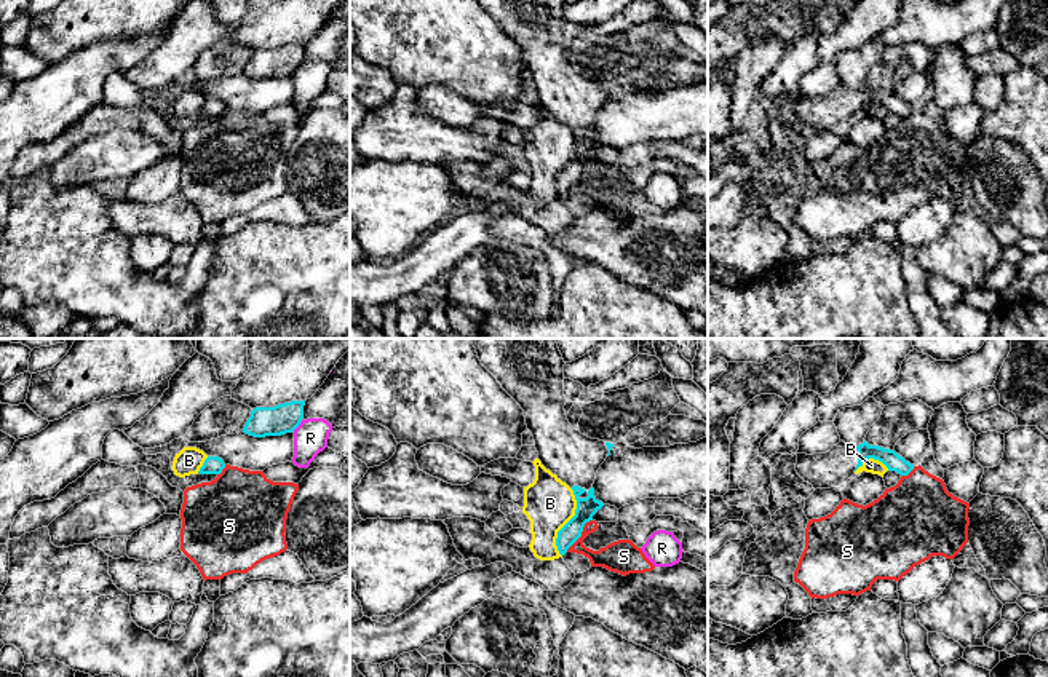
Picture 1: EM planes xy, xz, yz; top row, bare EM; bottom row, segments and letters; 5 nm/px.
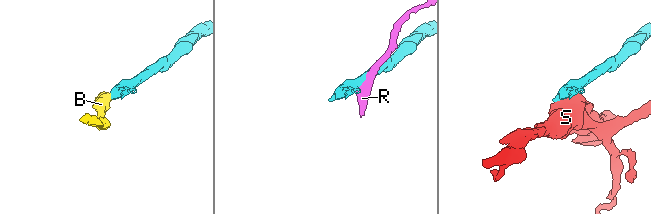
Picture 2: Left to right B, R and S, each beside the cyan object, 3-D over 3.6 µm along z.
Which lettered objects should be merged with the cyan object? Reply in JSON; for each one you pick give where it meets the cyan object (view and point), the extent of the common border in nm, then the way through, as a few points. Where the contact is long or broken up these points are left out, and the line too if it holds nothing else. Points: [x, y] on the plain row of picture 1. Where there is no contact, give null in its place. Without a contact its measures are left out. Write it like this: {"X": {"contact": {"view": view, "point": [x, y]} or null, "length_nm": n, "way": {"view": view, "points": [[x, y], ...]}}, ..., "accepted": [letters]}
{"accepted": []}

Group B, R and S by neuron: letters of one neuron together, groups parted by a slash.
B / R / S

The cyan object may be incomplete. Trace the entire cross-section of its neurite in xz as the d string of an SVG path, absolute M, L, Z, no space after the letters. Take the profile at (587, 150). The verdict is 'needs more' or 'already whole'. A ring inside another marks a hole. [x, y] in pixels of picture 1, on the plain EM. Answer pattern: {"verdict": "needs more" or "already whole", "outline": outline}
{"verdict": "needs more", "outline": "M479 0L502 30L521 48L542 107L575 137L575 158L558 174L561 198L582 179L586 164L604 148L594 139L596 115L613 86L591 81L567 62L562 0Z"}

